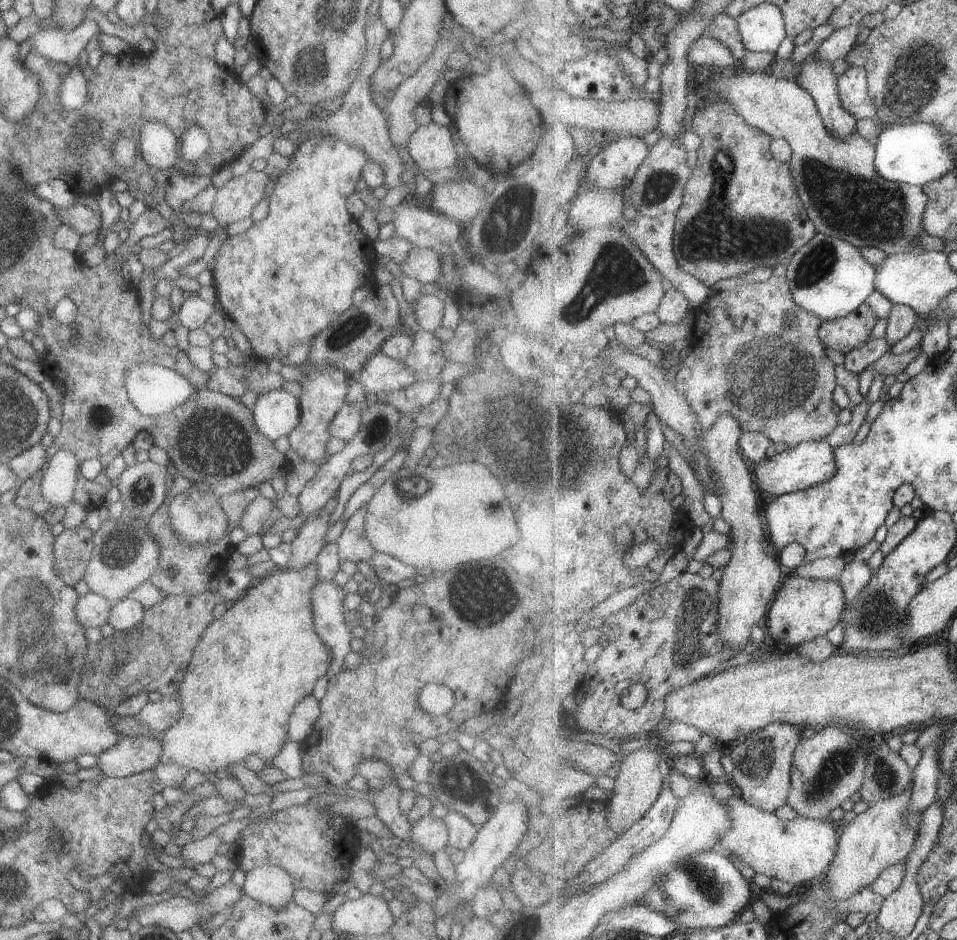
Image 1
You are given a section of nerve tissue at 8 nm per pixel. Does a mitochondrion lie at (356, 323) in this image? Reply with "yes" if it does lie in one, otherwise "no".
yes

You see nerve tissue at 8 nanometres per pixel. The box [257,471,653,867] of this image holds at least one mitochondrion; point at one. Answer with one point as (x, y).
(488, 589)

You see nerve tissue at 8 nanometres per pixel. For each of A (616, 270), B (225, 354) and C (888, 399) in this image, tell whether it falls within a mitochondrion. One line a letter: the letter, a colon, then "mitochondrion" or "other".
A: mitochondrion
B: other
C: other

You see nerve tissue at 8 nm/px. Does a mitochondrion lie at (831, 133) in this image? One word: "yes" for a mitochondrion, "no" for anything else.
no

